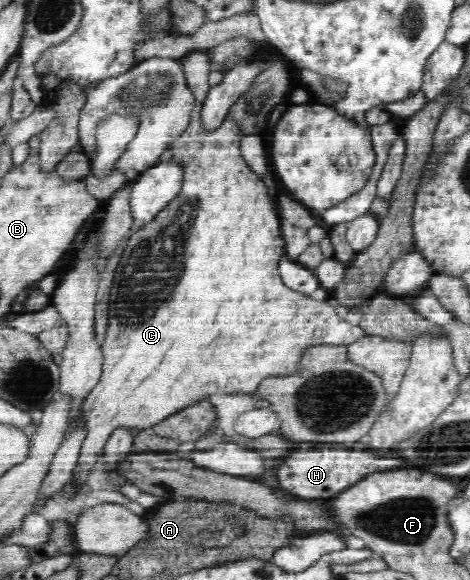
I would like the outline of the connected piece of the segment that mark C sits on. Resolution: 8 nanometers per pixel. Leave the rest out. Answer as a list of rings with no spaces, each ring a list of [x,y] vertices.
[[[194,50],[184,57],[181,57],[182,68],[186,75],[186,82],[196,99],[190,119],[190,124],[186,126],[186,130],[182,132],[172,146],[172,157],[174,161],[182,162],[185,166],[184,184],[180,194],[174,197],[166,204],[166,209],[163,209],[155,218],[154,221],[148,222],[142,229],[138,229],[129,236],[127,245],[123,250],[121,260],[117,269],[112,284],[112,290],[109,298],[109,323],[107,331],[101,345],[103,354],[102,372],[96,386],[89,392],[84,400],[84,421],[86,421],[86,439],[84,439],[81,456],[78,459],[77,467],[73,470],[73,475],[66,486],[62,487],[58,496],[67,496],[72,500],[78,493],[76,490],[82,484],[86,484],[90,470],[95,467],[102,457],[102,452],[106,442],[110,436],[119,428],[130,428],[130,431],[140,432],[149,430],[158,424],[160,420],[166,420],[171,413],[178,412],[186,405],[197,403],[200,399],[208,399],[212,394],[236,394],[242,392],[247,394],[254,392],[258,388],[260,382],[268,376],[287,376],[288,373],[295,371],[298,365],[299,358],[306,349],[311,345],[318,344],[338,344],[347,346],[355,340],[360,340],[367,335],[365,329],[359,326],[352,326],[344,319],[338,317],[336,307],[332,307],[327,301],[316,301],[310,298],[310,295],[304,295],[296,292],[293,289],[286,288],[280,280],[280,272],[278,272],[278,262],[284,256],[284,240],[280,238],[280,218],[268,198],[266,186],[262,180],[258,180],[258,176],[246,166],[246,162],[242,160],[240,151],[240,141],[244,136],[239,126],[230,118],[223,120],[223,123],[214,130],[214,132],[205,132],[201,124],[199,124],[199,113],[202,110],[204,98],[207,96],[210,88],[209,74],[210,63],[209,55],[206,50]]]

